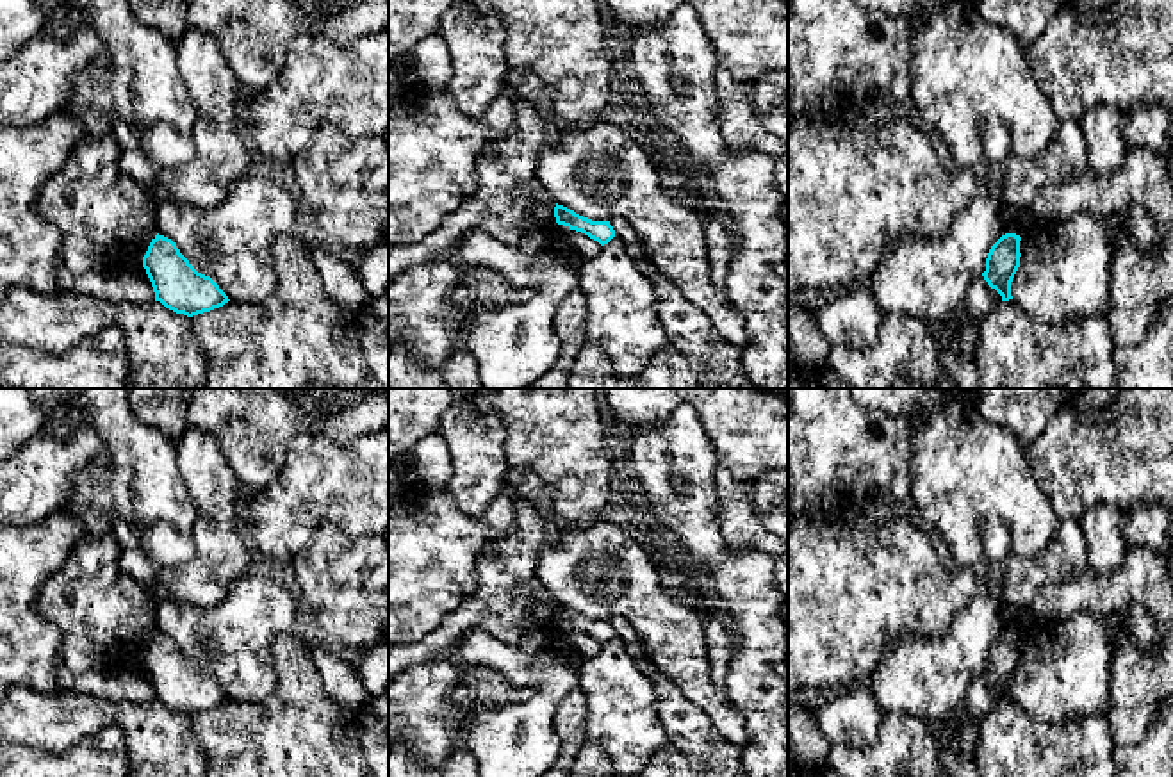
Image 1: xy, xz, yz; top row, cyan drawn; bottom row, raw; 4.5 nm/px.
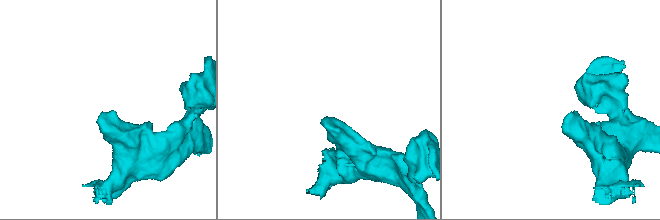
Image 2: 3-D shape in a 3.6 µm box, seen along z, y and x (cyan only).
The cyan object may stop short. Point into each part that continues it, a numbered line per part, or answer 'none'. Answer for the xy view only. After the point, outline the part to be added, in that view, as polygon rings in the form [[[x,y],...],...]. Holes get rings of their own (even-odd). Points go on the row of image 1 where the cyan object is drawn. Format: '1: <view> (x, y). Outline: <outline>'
none

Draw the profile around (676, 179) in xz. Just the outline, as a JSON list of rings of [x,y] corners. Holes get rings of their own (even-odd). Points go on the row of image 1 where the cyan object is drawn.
[[[654,146],[649,148],[649,153],[660,171],[667,194],[681,200],[686,207],[695,210],[695,194],[688,192],[688,185],[692,182],[699,185],[699,175],[692,171],[688,164],[676,166],[672,160],[665,159]]]

